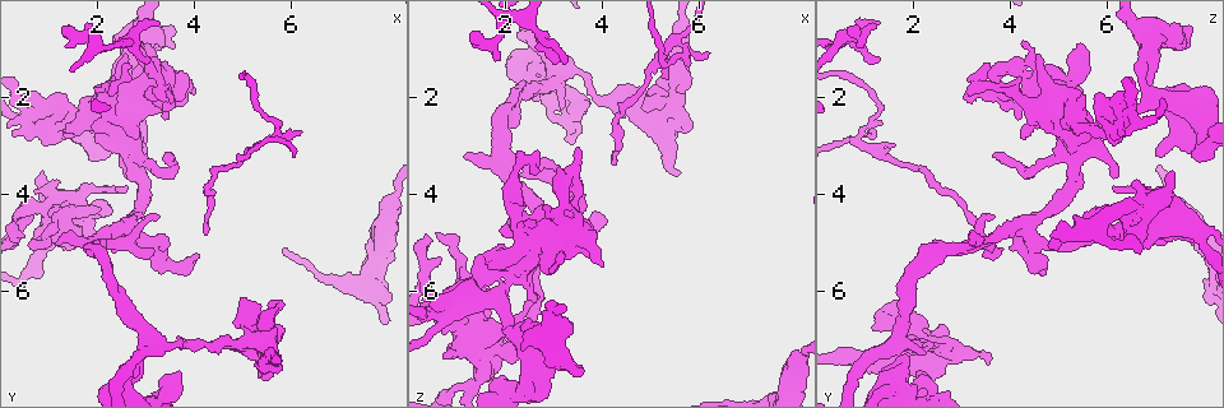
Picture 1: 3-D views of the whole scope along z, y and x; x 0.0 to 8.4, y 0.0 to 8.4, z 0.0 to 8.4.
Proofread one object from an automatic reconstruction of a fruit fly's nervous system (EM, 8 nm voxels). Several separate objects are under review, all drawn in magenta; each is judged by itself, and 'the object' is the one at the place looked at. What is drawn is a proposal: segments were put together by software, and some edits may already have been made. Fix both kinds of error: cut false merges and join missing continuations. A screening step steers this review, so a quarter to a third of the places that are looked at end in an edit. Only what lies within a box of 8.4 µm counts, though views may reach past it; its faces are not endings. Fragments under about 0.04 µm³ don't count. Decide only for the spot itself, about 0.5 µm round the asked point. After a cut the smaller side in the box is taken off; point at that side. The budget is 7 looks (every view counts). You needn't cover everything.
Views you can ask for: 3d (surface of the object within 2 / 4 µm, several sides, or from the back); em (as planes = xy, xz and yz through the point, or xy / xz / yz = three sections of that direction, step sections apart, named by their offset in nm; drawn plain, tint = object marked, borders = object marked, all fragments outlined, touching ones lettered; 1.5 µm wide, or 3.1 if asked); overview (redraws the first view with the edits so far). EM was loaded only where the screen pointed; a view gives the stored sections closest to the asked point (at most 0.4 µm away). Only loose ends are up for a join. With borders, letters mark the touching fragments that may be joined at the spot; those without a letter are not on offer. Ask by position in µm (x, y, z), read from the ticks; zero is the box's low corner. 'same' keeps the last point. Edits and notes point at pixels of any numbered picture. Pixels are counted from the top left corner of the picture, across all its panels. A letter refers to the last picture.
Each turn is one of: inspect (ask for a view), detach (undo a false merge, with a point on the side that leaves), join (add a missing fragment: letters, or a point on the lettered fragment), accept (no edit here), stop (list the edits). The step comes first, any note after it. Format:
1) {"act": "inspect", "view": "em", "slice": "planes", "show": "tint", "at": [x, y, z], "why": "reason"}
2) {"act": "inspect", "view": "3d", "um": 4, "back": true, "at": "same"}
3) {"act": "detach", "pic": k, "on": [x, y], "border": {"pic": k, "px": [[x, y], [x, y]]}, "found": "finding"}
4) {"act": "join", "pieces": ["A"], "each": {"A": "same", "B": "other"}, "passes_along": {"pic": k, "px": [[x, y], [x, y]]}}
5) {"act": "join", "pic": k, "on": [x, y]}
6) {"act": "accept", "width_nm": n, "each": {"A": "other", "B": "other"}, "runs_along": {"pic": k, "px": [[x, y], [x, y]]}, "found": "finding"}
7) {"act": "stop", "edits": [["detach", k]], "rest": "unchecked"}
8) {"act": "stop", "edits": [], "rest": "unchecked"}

{"act": "inspect", "view": "em", "slice": "xz", "step": 8, "show": "tint", "at": [2.10, 5.00, 3.50], "why": "a fork"}

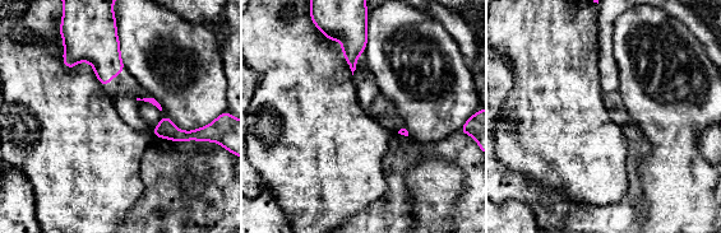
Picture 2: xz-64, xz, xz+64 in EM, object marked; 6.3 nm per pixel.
{"act": "inspect", "view": "em", "slice": "planes", "show": "borders", "at": "same"}

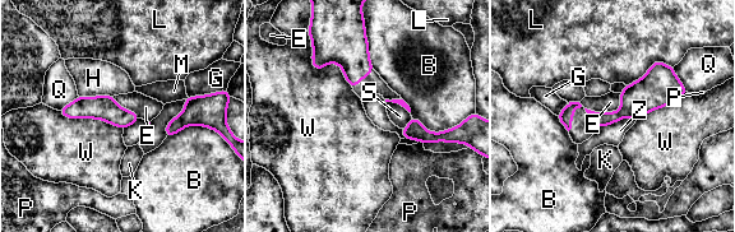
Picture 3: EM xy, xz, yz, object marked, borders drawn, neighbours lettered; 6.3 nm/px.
{"act": "accept", "each": {"B": "other", "E": "other", "G": "other", "H": "other", "K": "other", "L": "other", "M": "other", "P": "other", "Q": "other", "S": "other", "W": "other", "Z": "other"}, "border": {"pic": 3, "px": [[620, 93], [616, 112], [585, 107]]}, "found": "continuous, no second neuron"}

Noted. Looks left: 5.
{"act": "inspect", "view": "3d", "um": 2, "at": [4.15, 5.30, 4.55], "why": "free end"}

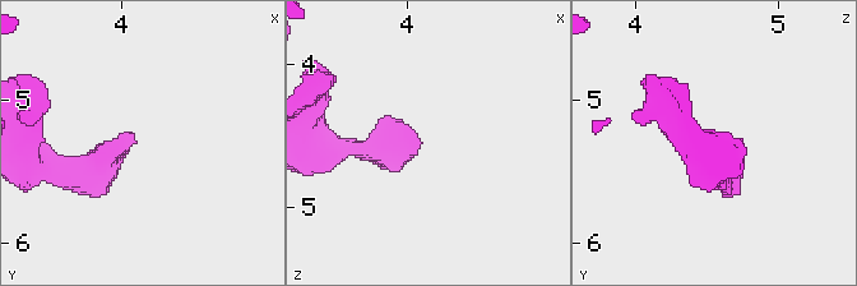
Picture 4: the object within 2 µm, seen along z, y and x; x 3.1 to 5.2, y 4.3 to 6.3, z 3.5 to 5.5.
{"act": "inspect", "view": "em", "slice": "planes", "show": "borders", "at": [4.10, 5.32, 4.54], "why": "shape alone is not enough"}

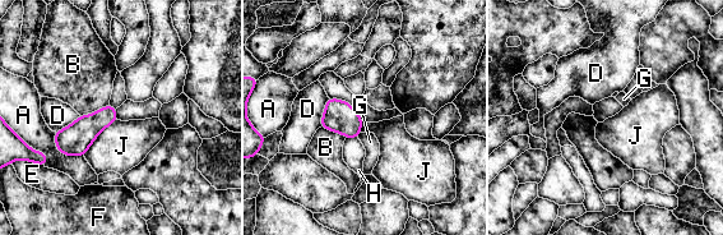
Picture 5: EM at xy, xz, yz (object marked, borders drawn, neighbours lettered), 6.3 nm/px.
{"act": "accept", "each": {"A": "other", "B": "other", "D": "other", "E": "other", "F": "other", "G": "other", "H": "other", "J": "other"}, "border": {"pic": 5, "px": [[116, 119], [98, 134], [83, 155]]}, "found": "no lettered fragment goes on from it"}

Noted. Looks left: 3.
{"act": "inspect", "view": "em", "slice": "yz", "step": 4, "show": "tint", "at": [2.70, 1.00, 6.85], "why": "calibre changes"}

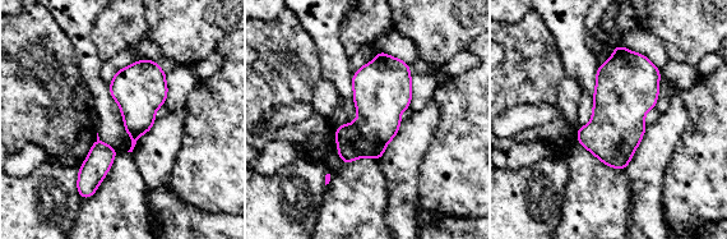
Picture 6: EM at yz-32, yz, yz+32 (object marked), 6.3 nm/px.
{"act": "inspect", "view": "em", "slice": "planes", "show": "borders", "at": "same", "why": "cut it another way"}

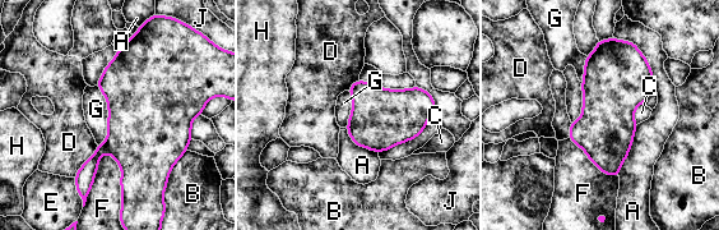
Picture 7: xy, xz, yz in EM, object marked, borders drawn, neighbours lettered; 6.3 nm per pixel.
{"act": "detach", "pic": 7, "on": [143, 137], "width_nm": 360, "each": {"A": "other", "B": "other", "C": "other", "D": "other", "E": "other", "F": "other", "G": "other", "H": "other", "J": "other"}, "found": "a second neuron is stuck on"}

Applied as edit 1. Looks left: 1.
{"act": "stop", "edits": [["detach", 7]], "rest": "unchecked"}

